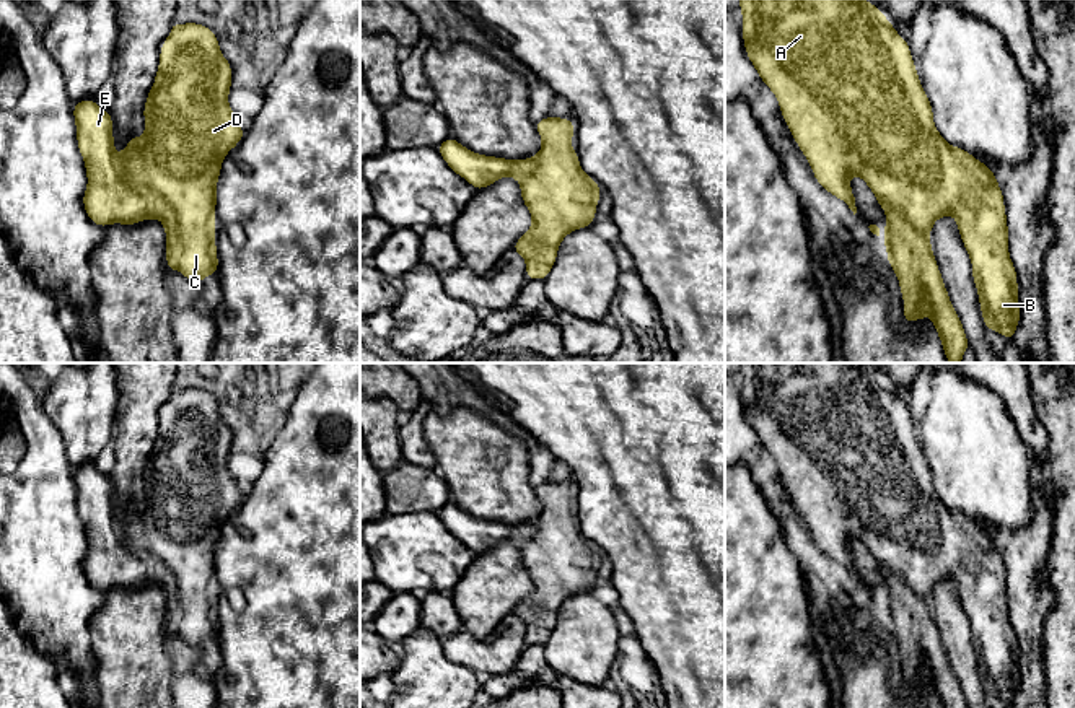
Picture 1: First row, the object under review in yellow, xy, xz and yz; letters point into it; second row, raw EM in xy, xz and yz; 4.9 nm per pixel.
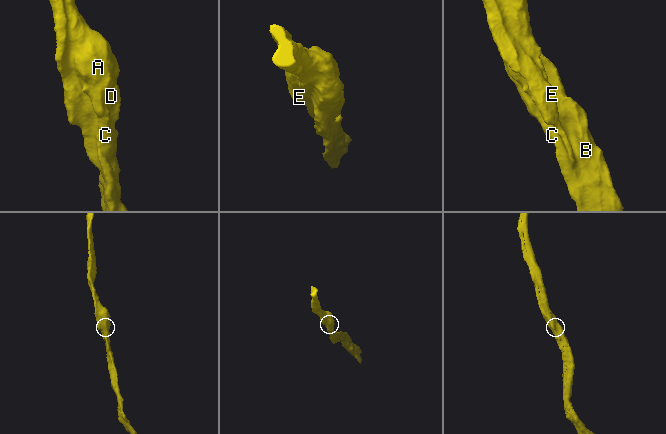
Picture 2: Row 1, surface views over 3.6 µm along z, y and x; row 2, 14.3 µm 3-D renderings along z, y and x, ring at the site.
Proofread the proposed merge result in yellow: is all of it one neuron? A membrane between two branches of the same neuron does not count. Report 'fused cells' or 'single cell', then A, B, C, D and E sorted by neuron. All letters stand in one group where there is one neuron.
single cell | A B C D E

